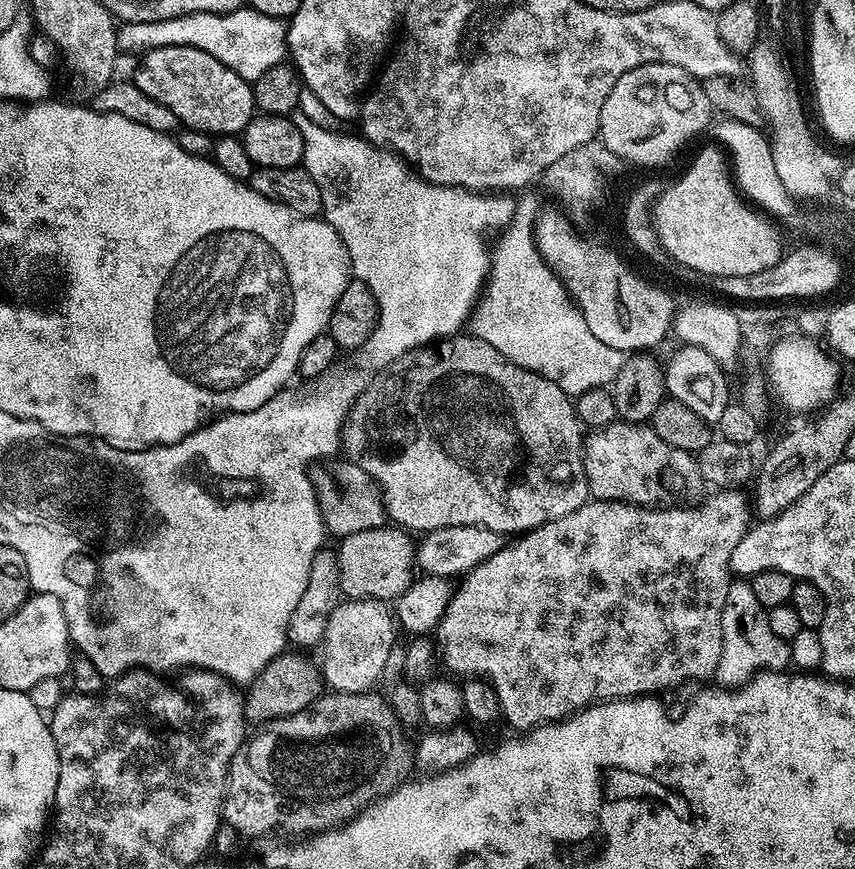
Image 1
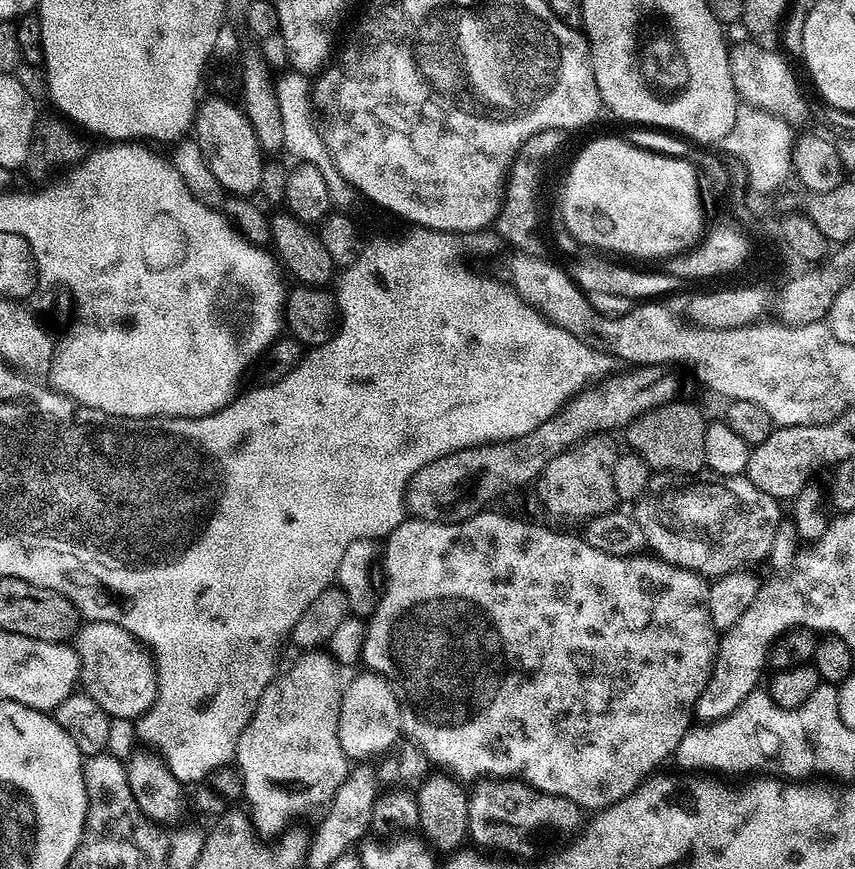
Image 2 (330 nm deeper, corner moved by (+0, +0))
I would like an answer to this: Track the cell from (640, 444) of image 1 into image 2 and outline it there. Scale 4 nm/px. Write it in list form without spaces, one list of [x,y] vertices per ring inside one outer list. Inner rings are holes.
[[[747,479],[716,483],[720,484],[696,484],[693,488],[682,489],[677,496],[660,496],[653,504],[641,503],[640,512],[638,511],[647,547],[653,548],[651,551],[667,564],[677,564],[678,567],[698,572],[705,578],[717,578],[731,572],[748,570],[759,560],[767,561],[782,523],[781,501],[763,493]]]

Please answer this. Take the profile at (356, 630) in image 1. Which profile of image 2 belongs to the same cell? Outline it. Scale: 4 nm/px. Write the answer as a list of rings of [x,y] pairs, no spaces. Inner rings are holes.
[[[364,670],[349,684],[347,681],[338,718],[338,742],[349,761],[366,762],[362,760],[368,760],[371,756],[383,757],[397,747],[396,739],[400,740],[401,736],[400,703],[392,685],[370,670]]]

